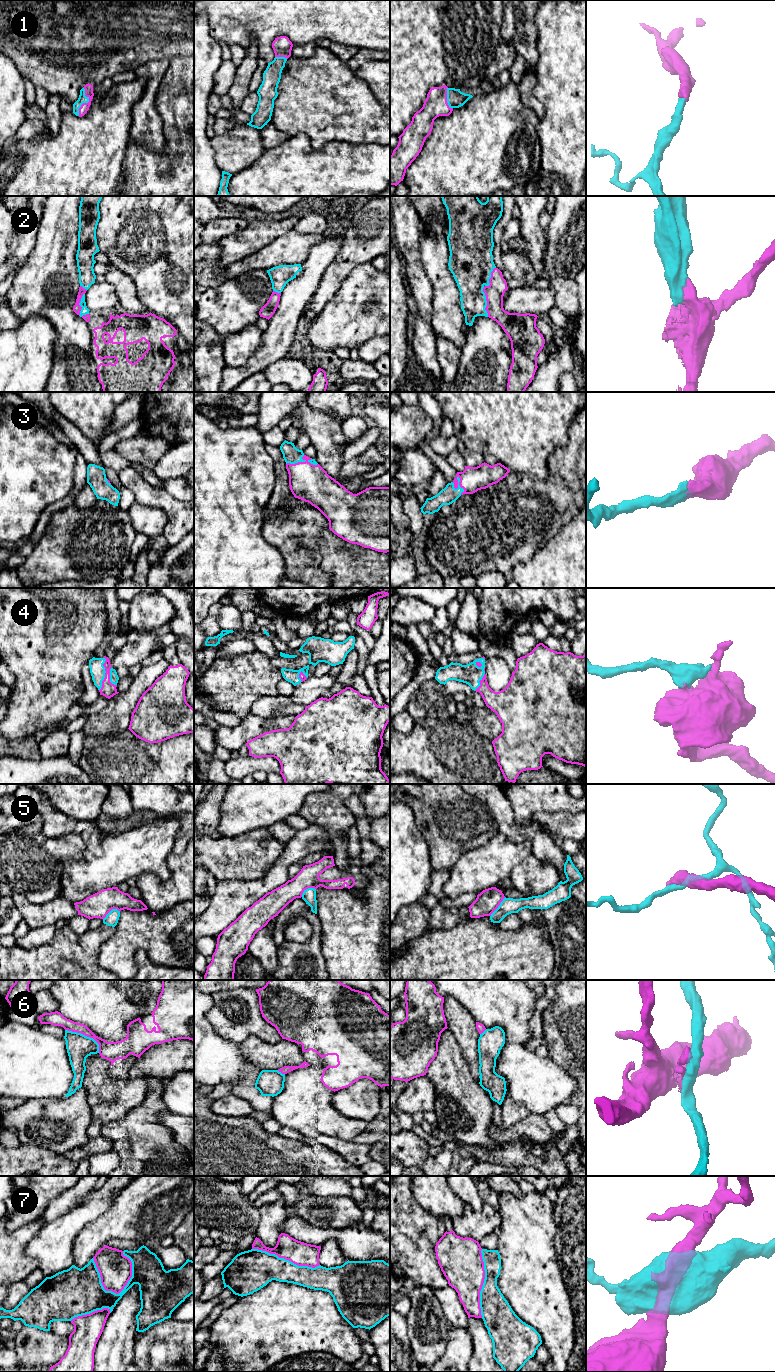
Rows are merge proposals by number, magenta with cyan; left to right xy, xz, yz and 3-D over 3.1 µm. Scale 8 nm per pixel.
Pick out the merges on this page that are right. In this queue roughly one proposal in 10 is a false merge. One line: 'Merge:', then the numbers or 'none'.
Merge: 1, 2, 3, 4

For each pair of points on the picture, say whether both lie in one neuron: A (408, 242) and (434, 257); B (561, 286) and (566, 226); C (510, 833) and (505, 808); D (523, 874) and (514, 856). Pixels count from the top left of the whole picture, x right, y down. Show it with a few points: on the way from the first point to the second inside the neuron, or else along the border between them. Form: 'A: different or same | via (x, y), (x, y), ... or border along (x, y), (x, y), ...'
A: different | border along (420, 229), (420, 260), (425, 271)
B: same | via (562, 271), (562, 261), (566, 254), (566, 241)
C: same | via (509, 827), (505, 820), (505, 814)
D: different | border along (532, 853), (513, 869), (509, 877)

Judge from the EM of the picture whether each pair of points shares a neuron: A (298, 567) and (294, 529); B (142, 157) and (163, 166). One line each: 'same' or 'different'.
A: same
B: same

